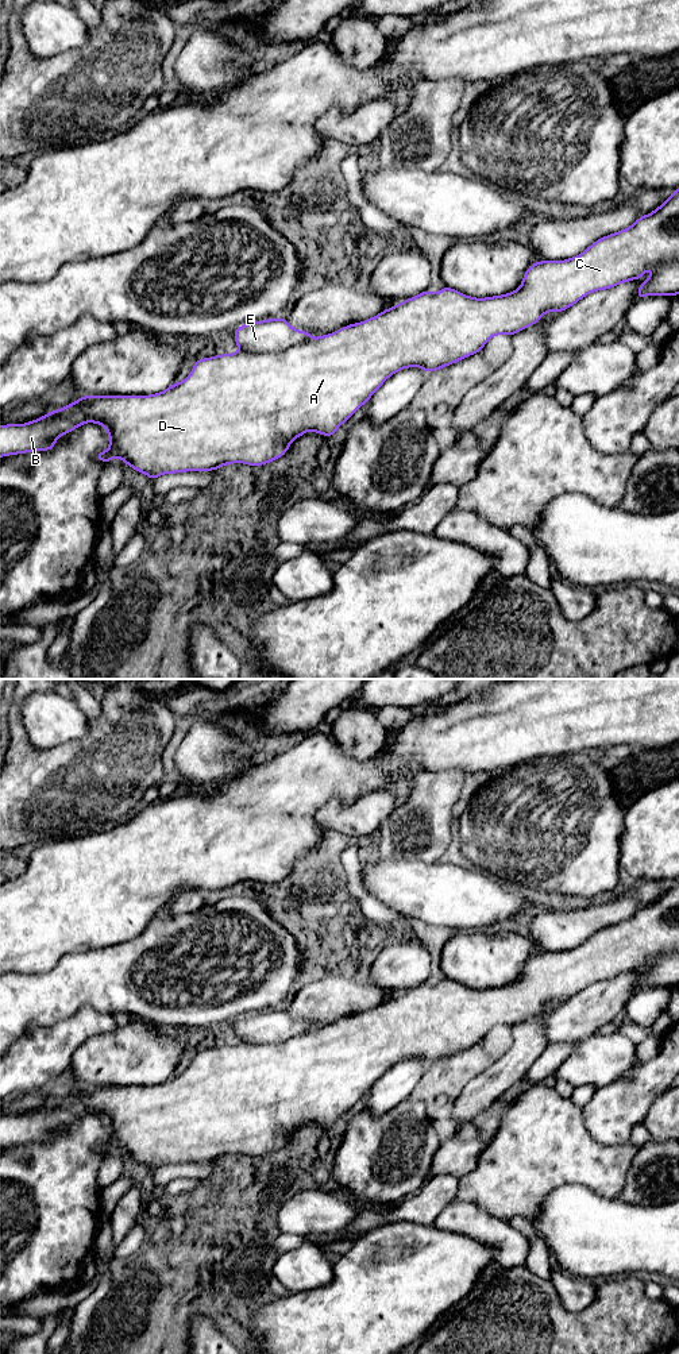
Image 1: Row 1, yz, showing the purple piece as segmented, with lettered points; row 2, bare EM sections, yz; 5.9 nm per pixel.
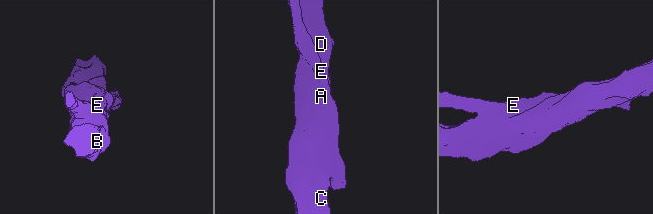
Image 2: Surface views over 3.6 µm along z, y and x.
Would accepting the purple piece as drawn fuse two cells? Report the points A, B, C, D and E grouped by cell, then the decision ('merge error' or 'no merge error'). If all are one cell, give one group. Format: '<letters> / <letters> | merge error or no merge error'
A B C D / E | merge error

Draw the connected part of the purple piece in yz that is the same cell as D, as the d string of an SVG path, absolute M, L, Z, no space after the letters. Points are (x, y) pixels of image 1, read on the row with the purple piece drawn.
M679 189L672 190L670 198L667 198L663 204L660 204L653 212L648 215L640 216L630 227L621 229L618 232L606 235L593 244L590 244L583 252L574 258L568 258L564 261L540 261L532 263L524 277L518 289L501 296L475 298L471 296L466 296L452 288L444 286L437 293L431 293L428 289L423 293L410 297L391 308L387 308L378 313L374 317L370 317L360 323L354 323L346 325L332 333L323 335L320 337L309 337L308 340L292 346L290 348L282 352L247 352L247 351L236 351L235 354L219 354L216 356L209 356L204 359L197 359L193 363L193 369L189 375L182 382L175 382L161 393L148 394L148 396L81 396L77 401L67 404L65 408L54 409L53 412L43 414L42 417L24 423L24 424L5 424L0 425L0 458L26 454L26 452L36 452L36 451L51 451L55 445L58 437L70 433L76 428L86 424L94 423L100 424L109 436L109 447L107 451L100 451L96 454L96 459L103 463L109 463L113 458L120 458L126 466L131 466L135 471L147 475L151 481L157 479L163 474L177 474L186 471L213 471L219 470L225 464L243 463L248 466L263 466L275 459L282 458L294 439L302 436L304 433L313 431L320 433L321 436L335 436L337 428L344 424L355 412L369 402L371 396L383 385L383 382L390 378L394 373L398 373L408 367L420 367L427 374L432 371L437 371L445 366L454 364L470 355L481 352L485 344L497 335L516 335L522 329L529 328L531 325L540 321L540 319L548 312L564 312L578 301L580 301L585 296L605 290L613 289L620 283L630 282L633 279L639 279L648 269L652 269L652 275L644 281L637 293L636 298L640 300L647 296L676 296L679 294Z

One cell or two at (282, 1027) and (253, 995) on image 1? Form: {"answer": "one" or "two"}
{"answer": "two"}

